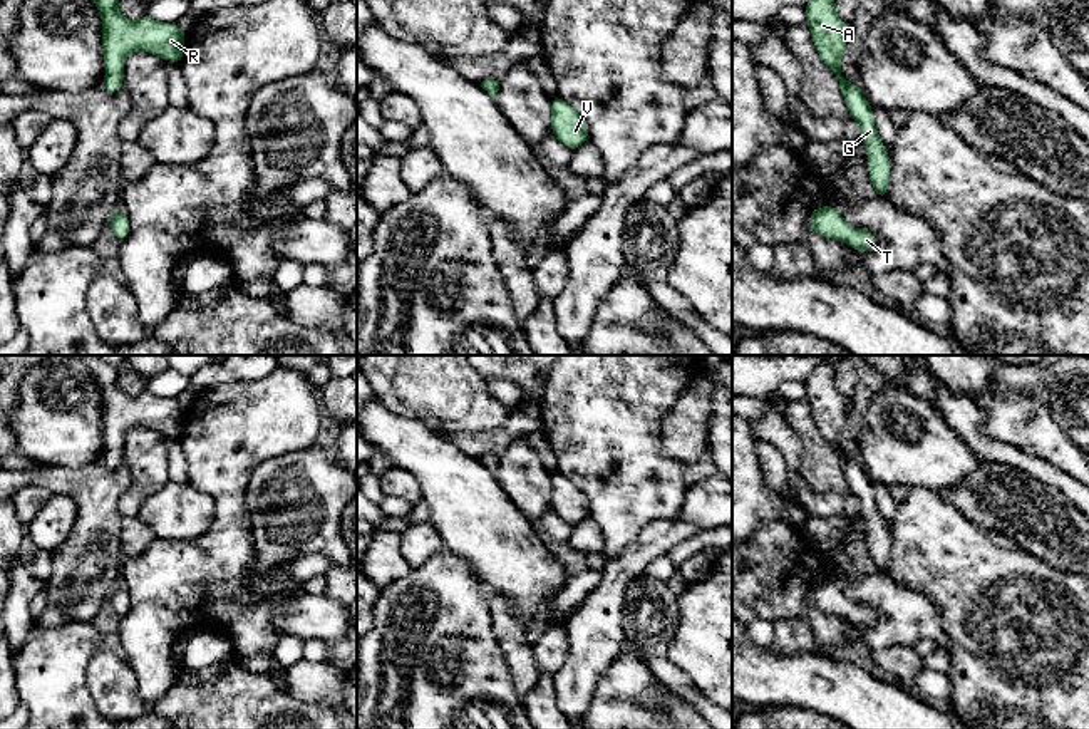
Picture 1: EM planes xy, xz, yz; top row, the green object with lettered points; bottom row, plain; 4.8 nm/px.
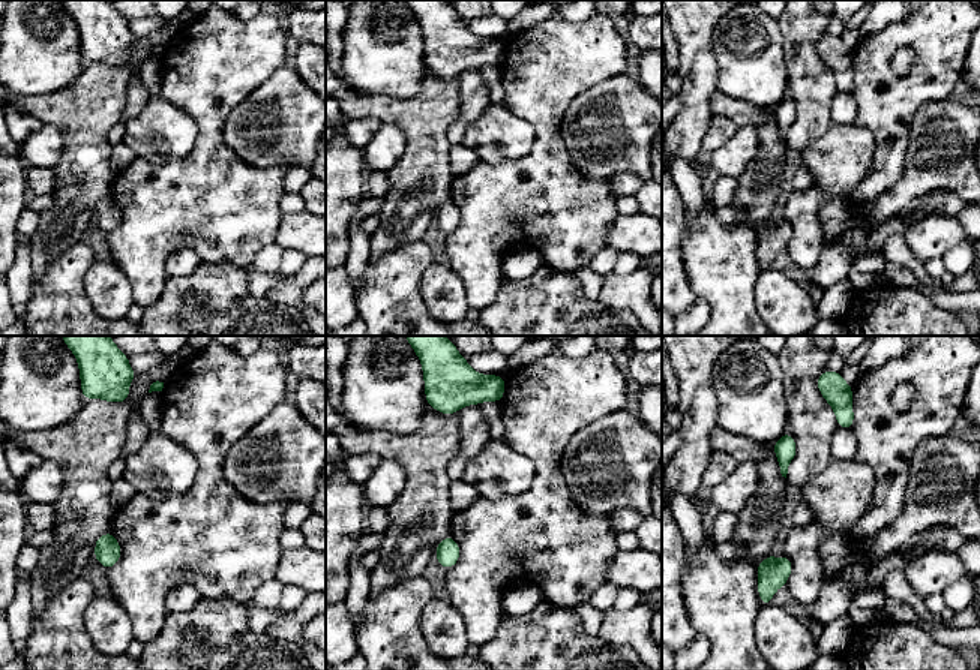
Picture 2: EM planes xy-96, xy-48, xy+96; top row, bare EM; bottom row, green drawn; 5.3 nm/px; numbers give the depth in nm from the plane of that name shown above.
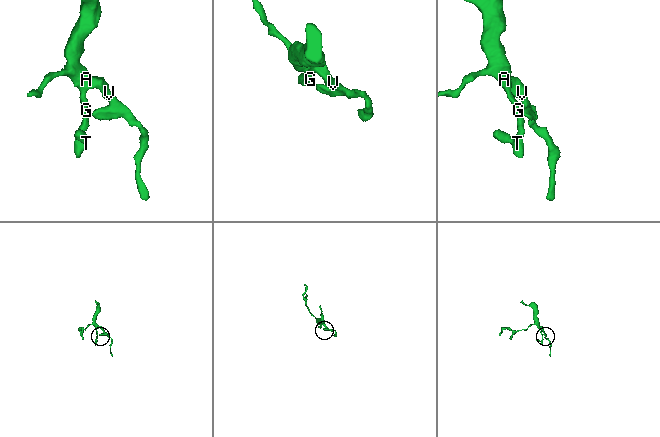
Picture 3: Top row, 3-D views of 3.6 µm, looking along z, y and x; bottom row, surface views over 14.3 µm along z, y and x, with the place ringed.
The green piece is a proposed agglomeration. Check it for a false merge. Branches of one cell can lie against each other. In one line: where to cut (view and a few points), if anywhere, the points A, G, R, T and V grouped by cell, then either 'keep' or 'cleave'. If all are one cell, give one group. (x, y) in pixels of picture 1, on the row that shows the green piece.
no cut | A G R T V | keep

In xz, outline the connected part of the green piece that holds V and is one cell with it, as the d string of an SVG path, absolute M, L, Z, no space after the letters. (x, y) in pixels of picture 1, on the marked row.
M561 96L551 99L551 134L573 151L588 142L585 119Z

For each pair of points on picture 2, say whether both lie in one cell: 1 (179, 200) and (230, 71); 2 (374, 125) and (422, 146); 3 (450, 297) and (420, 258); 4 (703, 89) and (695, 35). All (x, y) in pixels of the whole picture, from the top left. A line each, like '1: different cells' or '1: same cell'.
1: same cell
2: different cells
3: different cells
4: same cell

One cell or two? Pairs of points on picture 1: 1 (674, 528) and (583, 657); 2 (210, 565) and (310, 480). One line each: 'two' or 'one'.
1: one
2: two

